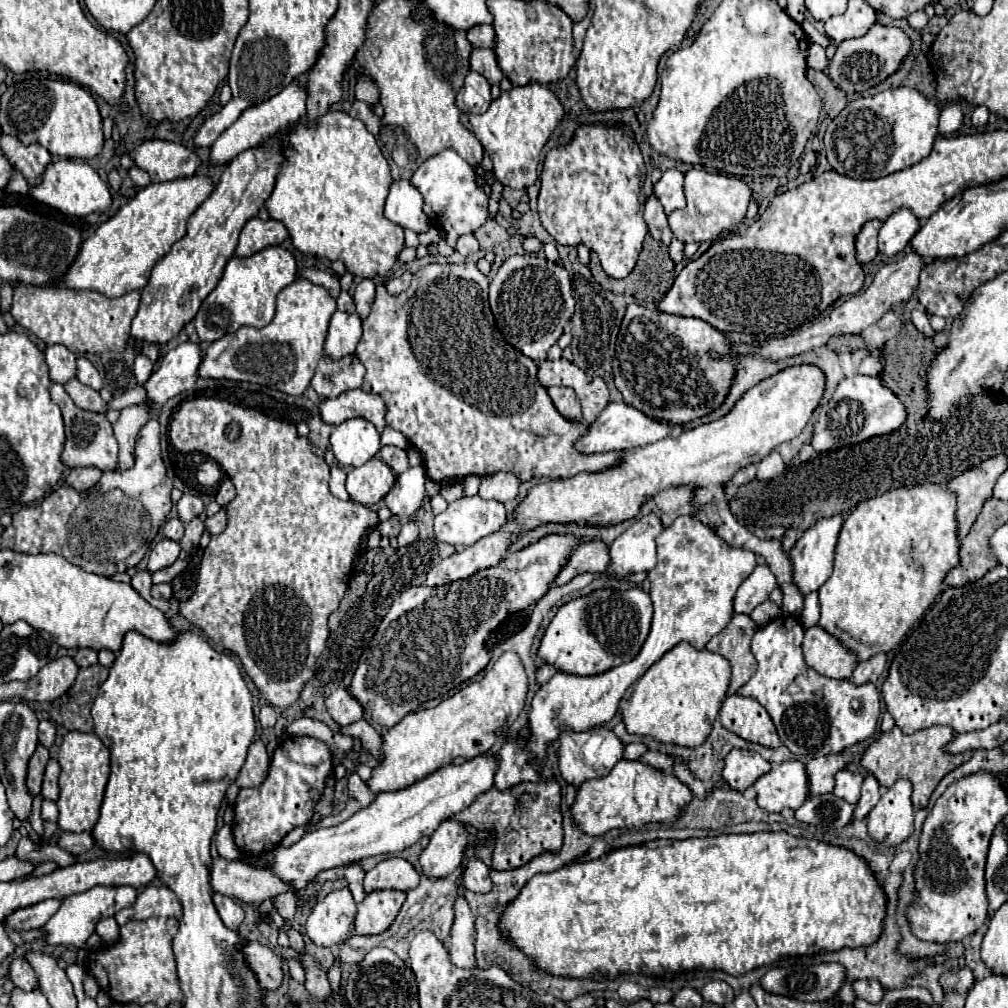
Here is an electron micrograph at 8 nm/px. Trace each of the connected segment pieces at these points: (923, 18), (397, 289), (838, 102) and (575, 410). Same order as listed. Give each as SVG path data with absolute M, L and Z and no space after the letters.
M921 10L921 12L913 12L913 14L907 18L907 22L909 22L911 28L923 30L923 28L927 26L927 22L929 22L929 16L927 16L923 10Z
M405 272L405 274L401 274L401 276L393 278L393 280L389 280L389 282L385 284L385 286L387 286L387 292L389 292L389 294L401 294L403 290L407 290L411 278L413 278L413 276L411 276L409 272Z
M809 70L809 78L815 82L819 90L823 90L823 108L831 118L835 118L847 106L845 92L839 90L827 76L821 76L821 72Z
M547 388L549 398L553 400L557 412L573 422L581 422L581 406L579 398L571 388Z

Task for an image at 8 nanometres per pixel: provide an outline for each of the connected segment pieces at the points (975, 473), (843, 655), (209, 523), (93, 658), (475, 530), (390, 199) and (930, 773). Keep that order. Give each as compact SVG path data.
M995 456L981 462L979 468L963 472L949 482L949 490L957 498L957 534L963 540L983 508L983 502L991 498L997 476L1007 468L1007 456Z
M813 626L805 630L803 636L803 656L805 662L827 678L849 680L857 662L855 656L823 628Z
M219 510L215 516L211 518L205 518L205 530L215 536L215 534L221 534L227 526L227 518L225 518L225 510Z
M79 648L75 654L75 664L79 668L87 668L91 664L97 664L97 652L91 648Z
M463 496L459 500L451 502L445 512L435 516L433 528L435 528L435 538L439 542L447 542L457 548L467 548L467 546L475 544L477 540L481 540L483 536L499 530L505 524L505 520L507 520L507 514L505 514L505 506L501 502L483 500L479 496Z
M397 180L391 184L385 202L385 216L419 234L429 230L429 218L423 214L423 196L415 190L415 186L411 186L411 180Z
M895 726L893 730L885 732L879 740L875 740L867 748L865 756L861 758L861 764L863 764L863 768L867 768L877 778L877 782L883 788L891 788L901 778L911 780L911 784L913 784L913 806L915 808L925 808L931 794L933 794L933 790L941 782L941 778L947 772L951 772L953 768L961 766L963 762L967 762L971 758L969 750L963 752L963 754L947 754L943 750L943 746L947 742L951 742L953 738L955 738L955 732L949 726L931 726L931 728L919 730L919 732L911 734L911 736L903 734Z

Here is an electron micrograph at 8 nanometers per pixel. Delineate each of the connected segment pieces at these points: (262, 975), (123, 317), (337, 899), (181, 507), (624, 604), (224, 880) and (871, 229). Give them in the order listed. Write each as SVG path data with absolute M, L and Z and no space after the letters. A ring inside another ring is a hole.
M247 942L243 946L243 954L265 990L277 990L283 984L283 968L279 954L257 942Z
M17 284L13 290L11 316L33 336L45 344L63 344L77 354L101 354L105 350L123 350L129 336L129 326L139 308L139 292L127 292L119 298L107 298L95 290L69 288L37 288Z
M337 890L317 902L305 924L307 936L317 946L337 946L349 938L351 924L355 920L355 902L349 890Z
M183 494L183 498L177 502L177 512L179 512L179 520L183 524L191 522L195 516L201 516L205 510L203 502L199 496L195 494Z
M609 588L595 590L557 610L541 640L539 656L561 672L581 676L601 674L613 666L629 662L641 650L649 634L651 616L653 608L649 594L641 588L631 588L619 598L615 598L615 592L609 592Z
M217 856L211 860L209 870L213 892L233 896L249 904L259 904L265 898L275 898L289 890L289 886L273 876L271 870L253 868L241 860L225 860Z
M869 220L861 228L857 240L855 240L855 250L857 250L857 262L867 264L877 256L877 232L881 228L879 220Z

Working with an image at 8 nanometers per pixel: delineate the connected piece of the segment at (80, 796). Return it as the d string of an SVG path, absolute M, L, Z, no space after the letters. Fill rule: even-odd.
M71 730L61 744L61 776L59 776L59 828L65 832L91 832L99 820L99 810L109 780L109 748L93 736L93 732L83 734Z

